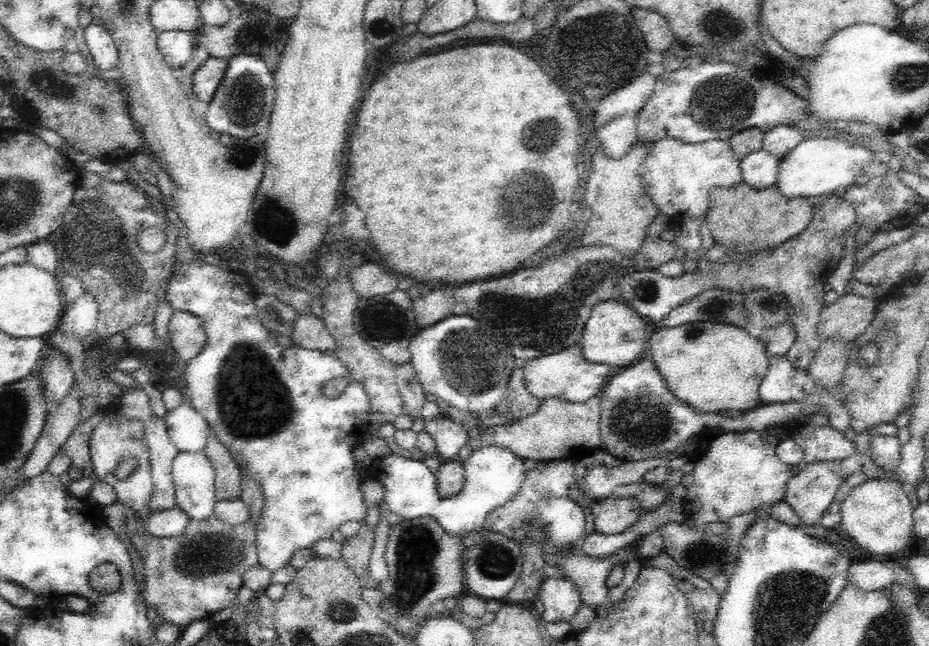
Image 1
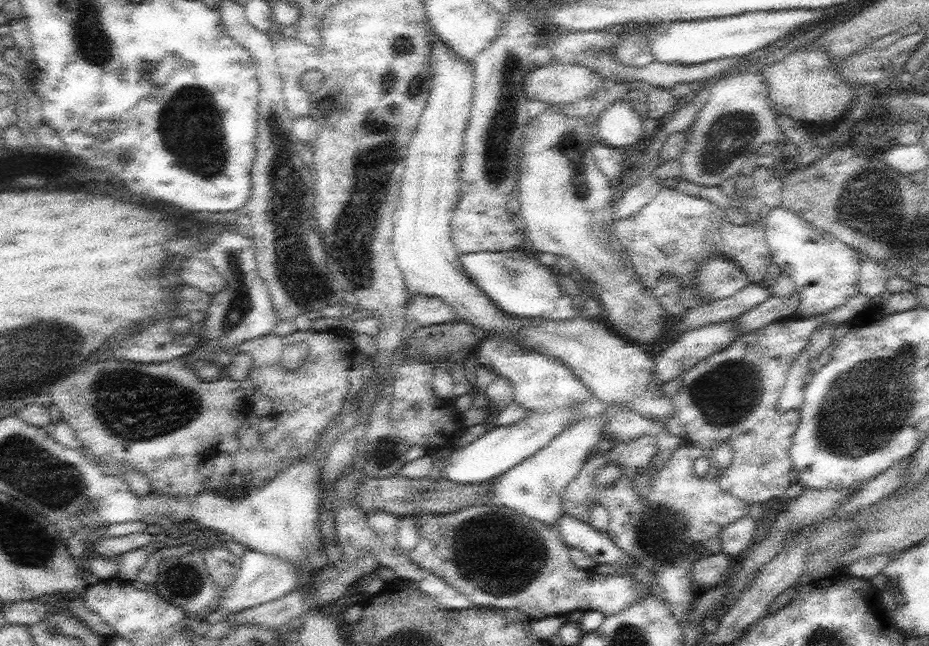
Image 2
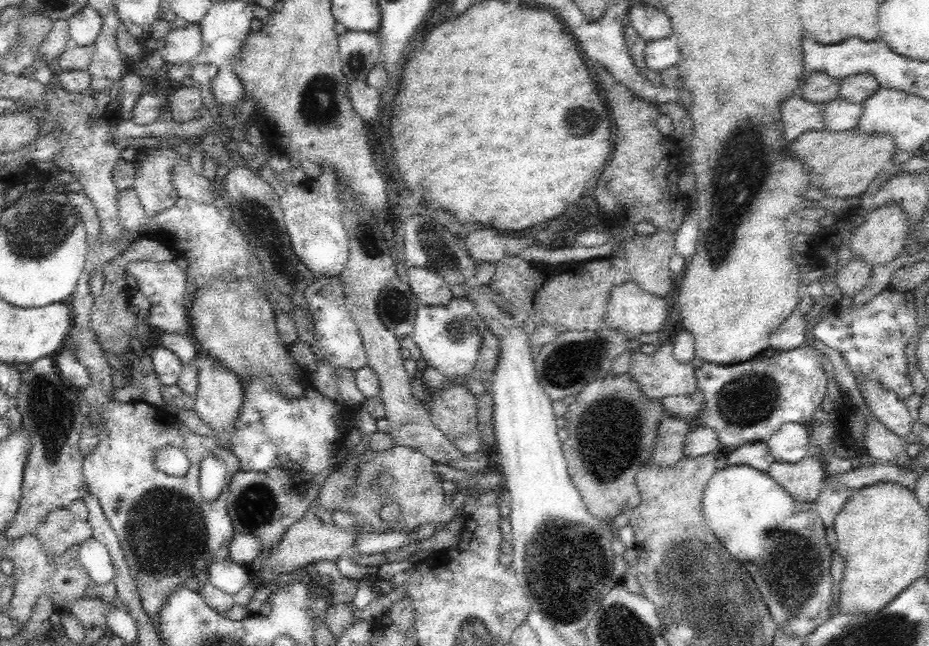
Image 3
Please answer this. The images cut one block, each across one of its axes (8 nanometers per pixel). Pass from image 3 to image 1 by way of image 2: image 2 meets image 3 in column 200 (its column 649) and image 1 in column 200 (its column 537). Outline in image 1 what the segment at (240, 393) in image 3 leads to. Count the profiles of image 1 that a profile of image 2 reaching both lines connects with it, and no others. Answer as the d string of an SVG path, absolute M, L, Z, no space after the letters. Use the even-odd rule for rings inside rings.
M174 311L169 320L168 334L180 363L197 356L205 348L207 336L203 320L191 312Z

